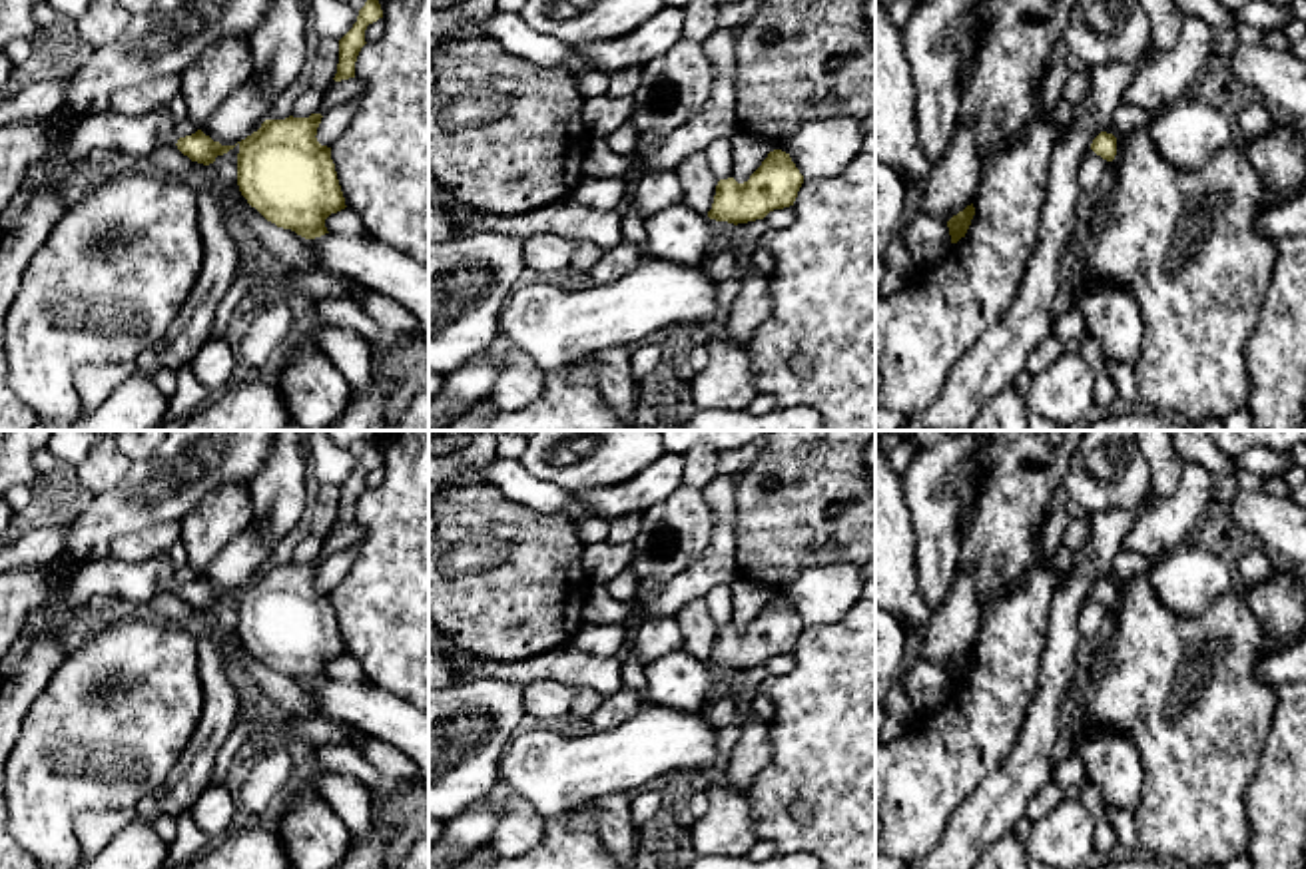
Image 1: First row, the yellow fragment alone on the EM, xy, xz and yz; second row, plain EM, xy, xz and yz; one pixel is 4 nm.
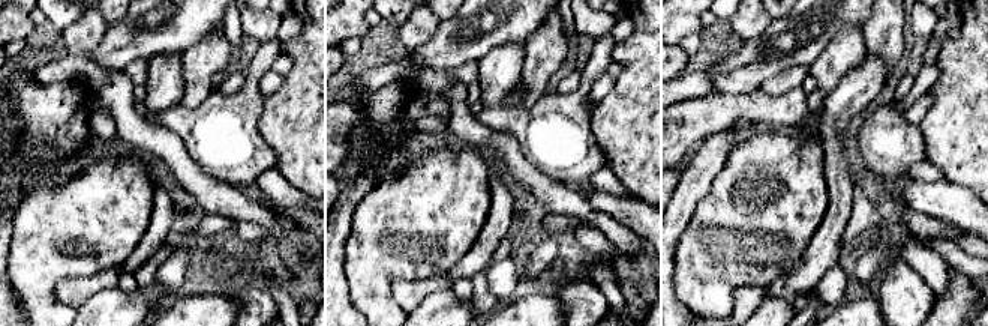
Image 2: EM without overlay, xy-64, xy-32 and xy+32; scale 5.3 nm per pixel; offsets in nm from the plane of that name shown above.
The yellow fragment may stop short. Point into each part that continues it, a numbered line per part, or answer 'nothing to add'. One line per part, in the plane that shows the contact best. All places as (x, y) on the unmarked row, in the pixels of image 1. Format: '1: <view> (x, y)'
1: xy (24, 590)

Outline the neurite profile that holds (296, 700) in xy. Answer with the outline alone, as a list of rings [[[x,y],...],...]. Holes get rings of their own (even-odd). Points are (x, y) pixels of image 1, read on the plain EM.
[[[215,626],[215,636],[223,648],[227,662],[239,664],[249,674],[249,680],[259,686],[263,696],[285,718],[289,718],[291,722],[325,718],[309,686],[267,668],[255,654],[247,650],[237,632]]]

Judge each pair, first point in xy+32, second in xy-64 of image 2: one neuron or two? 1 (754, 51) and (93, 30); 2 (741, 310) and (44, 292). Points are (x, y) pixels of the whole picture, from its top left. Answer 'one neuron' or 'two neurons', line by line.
1: two neurons
2: two neurons

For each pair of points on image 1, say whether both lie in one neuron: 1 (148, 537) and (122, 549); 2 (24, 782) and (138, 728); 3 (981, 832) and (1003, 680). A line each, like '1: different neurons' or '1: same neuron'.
1: same neuron
2: same neuron
3: different neurons

